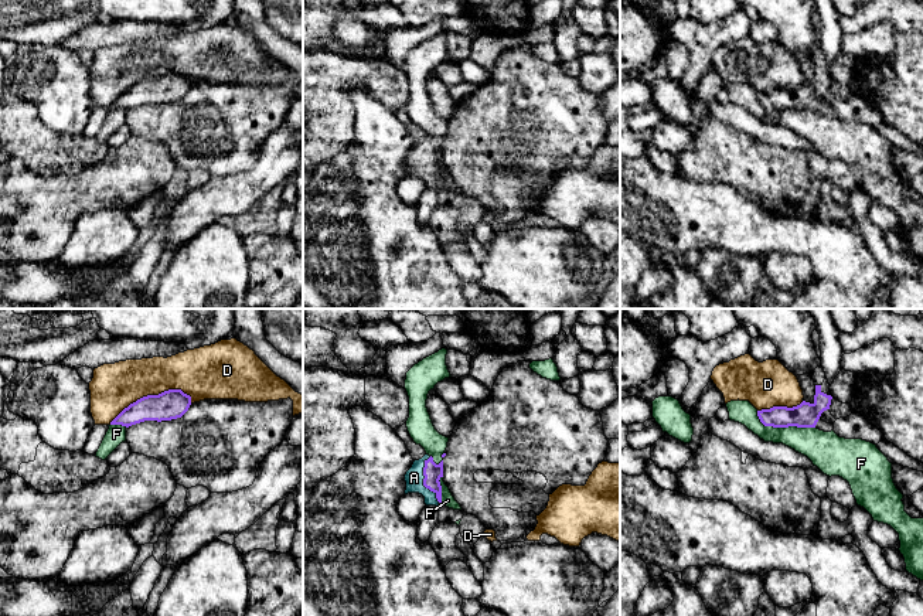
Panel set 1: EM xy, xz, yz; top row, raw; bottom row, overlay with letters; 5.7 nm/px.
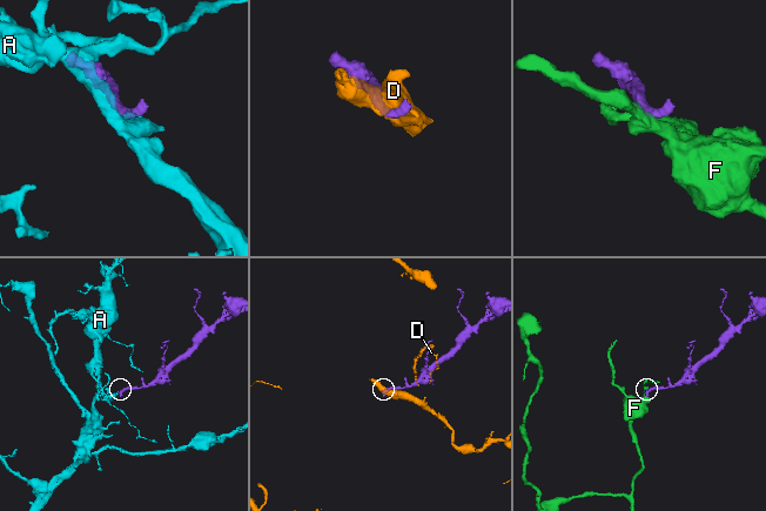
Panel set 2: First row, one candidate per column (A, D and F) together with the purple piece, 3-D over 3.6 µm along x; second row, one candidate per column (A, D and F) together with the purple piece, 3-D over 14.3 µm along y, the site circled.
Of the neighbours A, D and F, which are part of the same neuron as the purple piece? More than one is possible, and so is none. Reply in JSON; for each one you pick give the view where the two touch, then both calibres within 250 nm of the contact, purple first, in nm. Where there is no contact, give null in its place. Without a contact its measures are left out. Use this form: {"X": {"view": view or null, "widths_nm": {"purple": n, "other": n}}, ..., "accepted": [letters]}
{"A": {"view": "xz", "widths_nm": {"purple": 110, "other": 110}}, "accepted": ["A"]}

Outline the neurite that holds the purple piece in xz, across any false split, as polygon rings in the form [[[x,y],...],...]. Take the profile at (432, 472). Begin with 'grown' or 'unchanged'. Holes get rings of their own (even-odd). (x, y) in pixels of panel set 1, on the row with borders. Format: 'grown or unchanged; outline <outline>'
grown; outline [[[425,455],[422,459],[415,460],[412,467],[405,474],[408,493],[419,493],[425,497],[426,506],[442,504],[442,486],[440,479],[443,477],[443,460],[436,464],[433,457]]]

